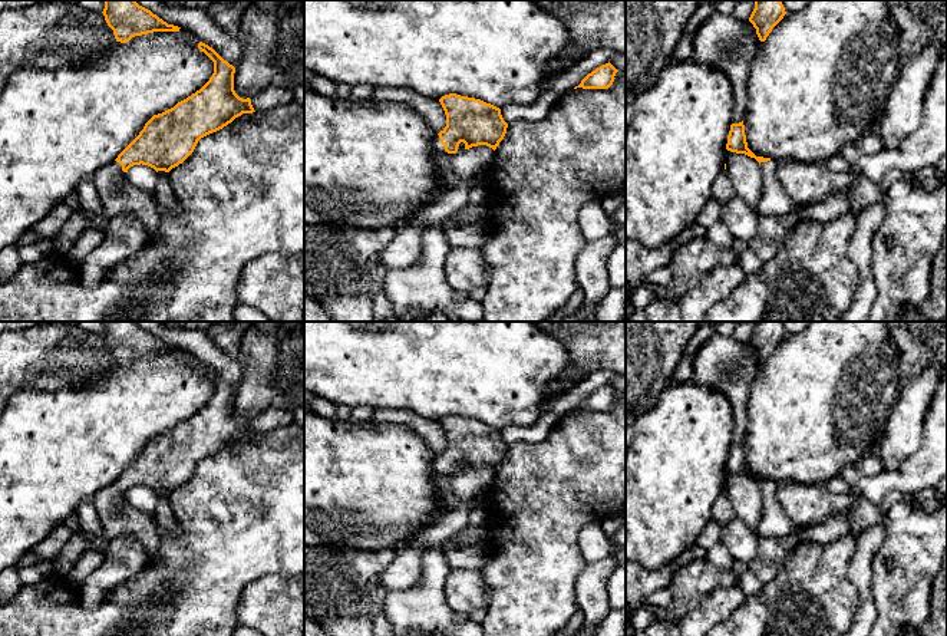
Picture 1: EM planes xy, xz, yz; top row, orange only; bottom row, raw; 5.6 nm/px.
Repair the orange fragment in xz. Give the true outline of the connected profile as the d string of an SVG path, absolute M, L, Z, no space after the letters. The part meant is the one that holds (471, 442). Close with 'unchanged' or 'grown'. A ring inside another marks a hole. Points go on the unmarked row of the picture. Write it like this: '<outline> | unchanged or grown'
M456 415L445 416L439 424L446 436L446 448L432 461L436 474L456 475L461 464L465 471L486 467L495 472L504 461L508 445L499 429Z | grown

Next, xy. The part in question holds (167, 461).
M199 363L198 370L214 383L209 402L174 429L154 436L118 480L93 497L103 537L110 541L129 533L142 543L148 558L155 558L159 550L155 514L146 514L129 501L128 491L142 485L156 494L169 494L194 474L201 459L242 435L255 434L251 421L242 421L234 412L235 389L208 366Z | grown

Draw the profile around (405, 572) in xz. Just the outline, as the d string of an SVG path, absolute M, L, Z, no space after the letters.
M451 537L449 540L436 546L409 550L402 548L396 553L396 557L390 566L379 574L379 583L383 584L392 594L418 584L423 571L422 558L429 548L436 548L445 554L462 547L453 541L453 537Z

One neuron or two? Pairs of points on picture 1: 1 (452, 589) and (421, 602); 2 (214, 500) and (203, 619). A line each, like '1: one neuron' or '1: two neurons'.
1: two neurons
2: one neuron

